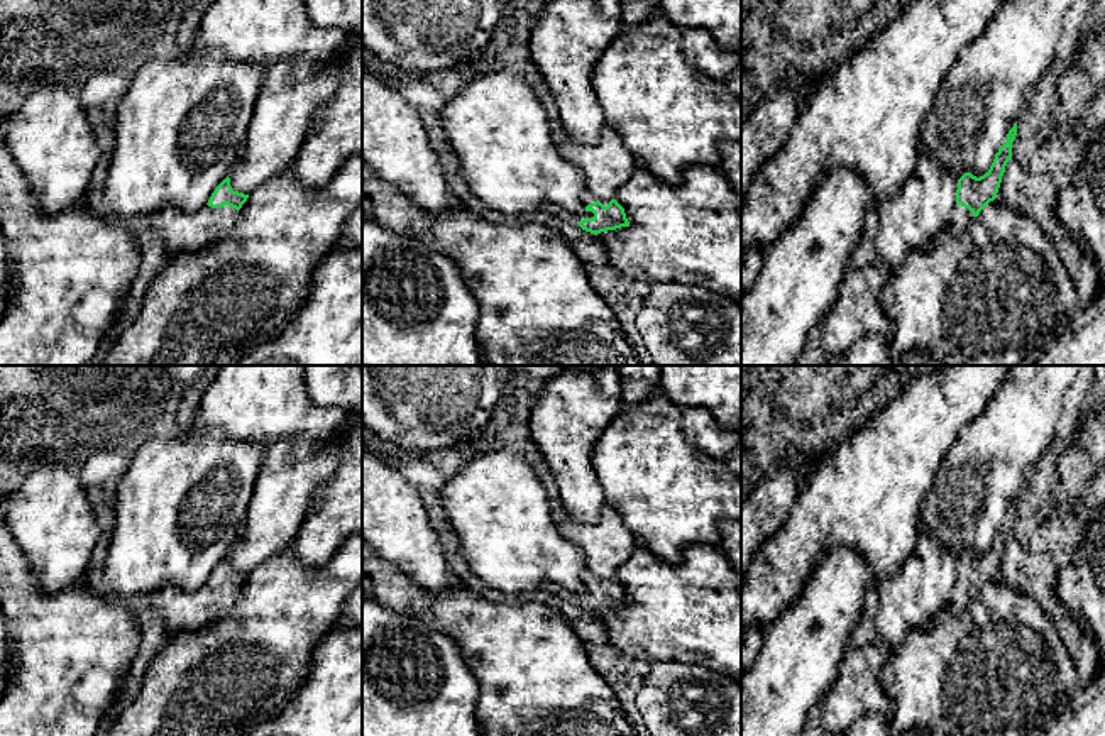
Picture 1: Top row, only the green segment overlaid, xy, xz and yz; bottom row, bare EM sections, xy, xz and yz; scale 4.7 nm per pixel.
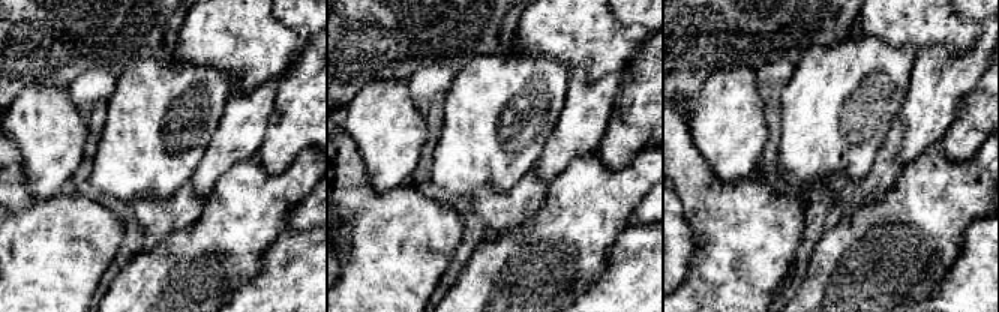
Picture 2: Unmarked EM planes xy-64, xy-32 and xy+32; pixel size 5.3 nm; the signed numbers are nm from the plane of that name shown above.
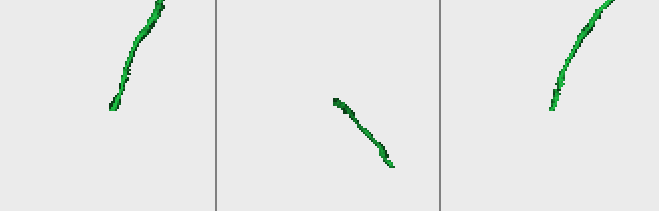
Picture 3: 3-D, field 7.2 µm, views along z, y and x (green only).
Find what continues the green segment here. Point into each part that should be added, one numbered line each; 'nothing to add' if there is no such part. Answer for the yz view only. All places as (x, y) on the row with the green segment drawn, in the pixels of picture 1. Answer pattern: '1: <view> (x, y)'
1: yz (960, 217)

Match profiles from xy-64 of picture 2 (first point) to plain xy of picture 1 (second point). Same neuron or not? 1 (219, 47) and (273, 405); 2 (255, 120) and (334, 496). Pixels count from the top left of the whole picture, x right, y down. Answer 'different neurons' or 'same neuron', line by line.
1: same neuron
2: different neurons

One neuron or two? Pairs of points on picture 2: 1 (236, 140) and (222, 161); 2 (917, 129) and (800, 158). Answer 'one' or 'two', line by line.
1: one
2: two

